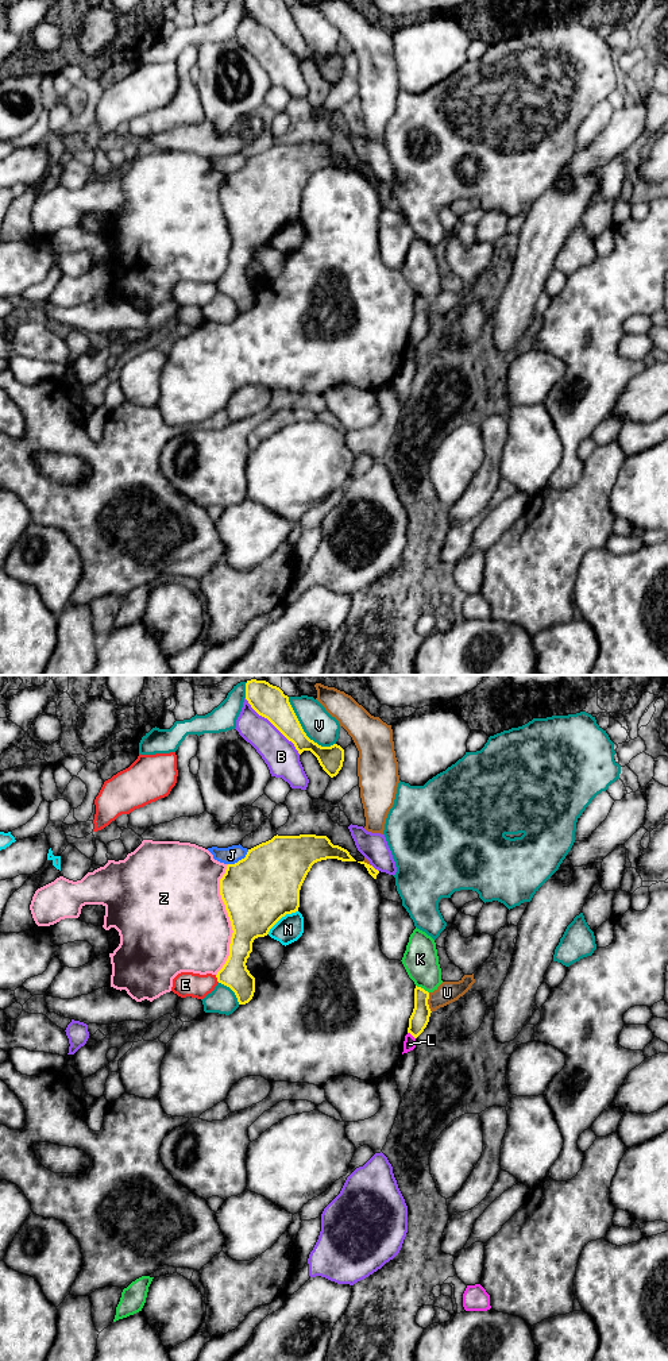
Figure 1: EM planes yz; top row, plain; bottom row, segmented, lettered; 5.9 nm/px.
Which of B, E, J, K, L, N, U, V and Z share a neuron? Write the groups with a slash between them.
B / E / J / K / L / N / U / V / Z

